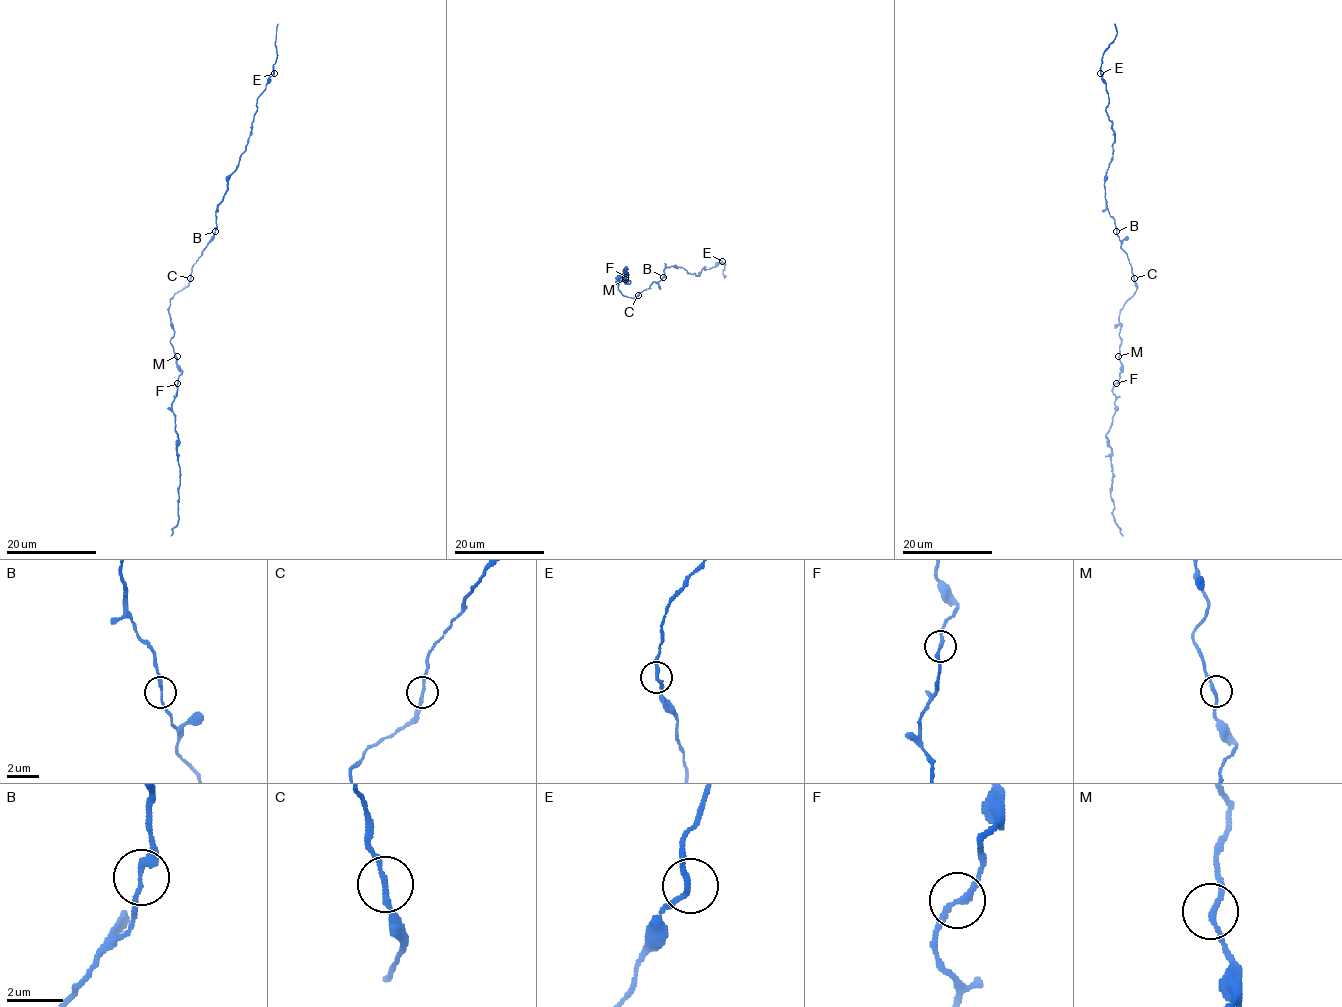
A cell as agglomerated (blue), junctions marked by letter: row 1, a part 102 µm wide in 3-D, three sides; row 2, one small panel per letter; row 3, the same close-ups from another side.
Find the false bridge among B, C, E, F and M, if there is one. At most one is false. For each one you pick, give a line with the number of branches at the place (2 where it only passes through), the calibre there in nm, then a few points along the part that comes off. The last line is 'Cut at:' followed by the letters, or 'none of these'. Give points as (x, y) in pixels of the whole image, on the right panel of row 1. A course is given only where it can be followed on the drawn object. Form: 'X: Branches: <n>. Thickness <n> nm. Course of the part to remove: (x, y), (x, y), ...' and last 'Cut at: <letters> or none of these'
Cut at: none of these

